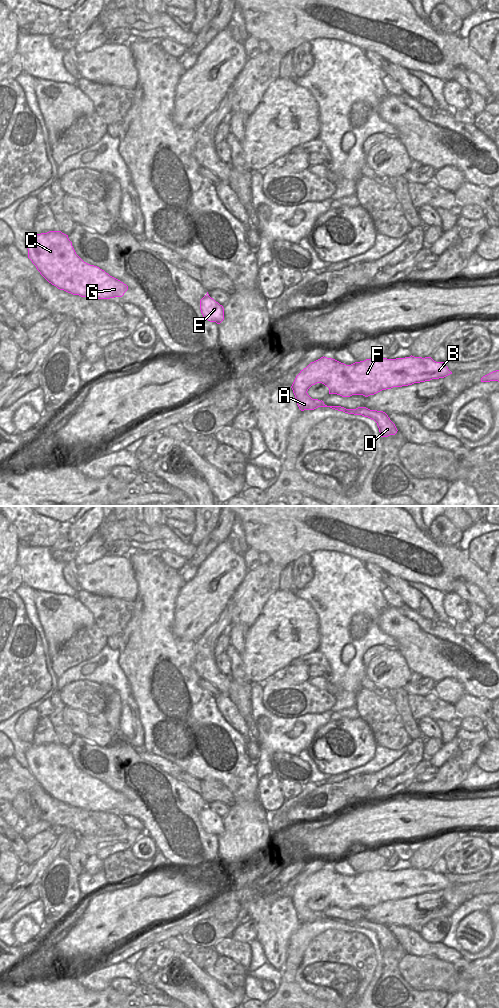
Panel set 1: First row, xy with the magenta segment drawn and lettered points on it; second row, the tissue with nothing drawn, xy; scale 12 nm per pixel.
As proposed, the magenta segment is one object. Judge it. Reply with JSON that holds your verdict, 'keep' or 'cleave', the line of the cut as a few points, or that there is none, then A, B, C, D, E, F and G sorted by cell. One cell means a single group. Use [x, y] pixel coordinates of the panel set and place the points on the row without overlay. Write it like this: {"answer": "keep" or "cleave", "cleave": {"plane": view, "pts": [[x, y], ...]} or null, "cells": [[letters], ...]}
{"answer": "keep", "cleave": null, "cells": [["A", "B", "C", "D", "E", "F", "G"]]}

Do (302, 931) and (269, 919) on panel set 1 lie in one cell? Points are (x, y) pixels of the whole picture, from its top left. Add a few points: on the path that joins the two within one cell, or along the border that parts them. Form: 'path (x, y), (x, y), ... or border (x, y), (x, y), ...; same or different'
border (301, 923), (291, 935), (286, 950); different

